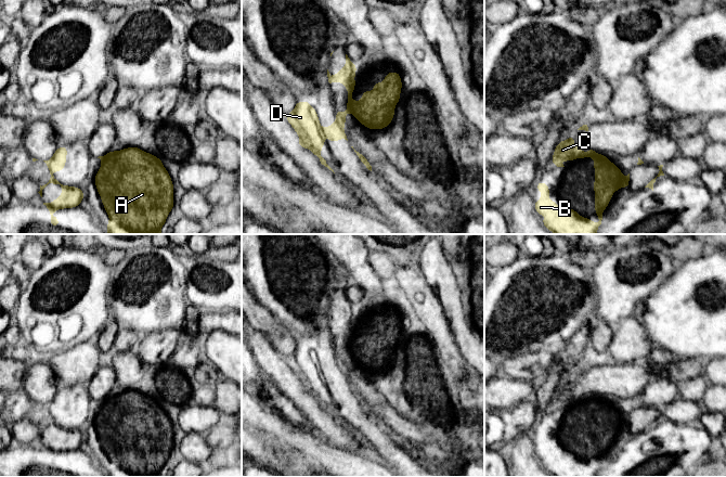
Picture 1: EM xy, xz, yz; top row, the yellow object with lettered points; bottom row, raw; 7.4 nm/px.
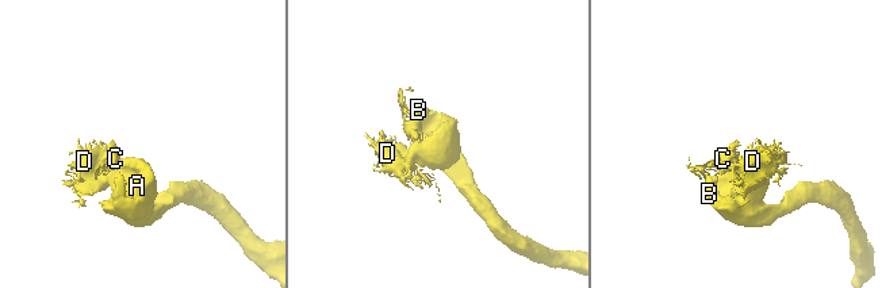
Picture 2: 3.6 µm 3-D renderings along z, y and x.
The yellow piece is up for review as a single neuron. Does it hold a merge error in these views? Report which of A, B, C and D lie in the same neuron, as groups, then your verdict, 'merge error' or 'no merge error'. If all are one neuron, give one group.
A B / C D | merge error

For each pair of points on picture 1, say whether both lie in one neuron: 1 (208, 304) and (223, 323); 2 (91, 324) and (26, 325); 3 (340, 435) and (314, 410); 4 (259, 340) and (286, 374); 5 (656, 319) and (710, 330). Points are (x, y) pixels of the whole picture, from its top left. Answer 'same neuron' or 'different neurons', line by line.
1: different neurons
2: same neuron
3: same neuron
4: same neuron
5: same neuron

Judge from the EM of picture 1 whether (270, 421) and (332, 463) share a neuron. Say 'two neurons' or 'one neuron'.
one neuron

